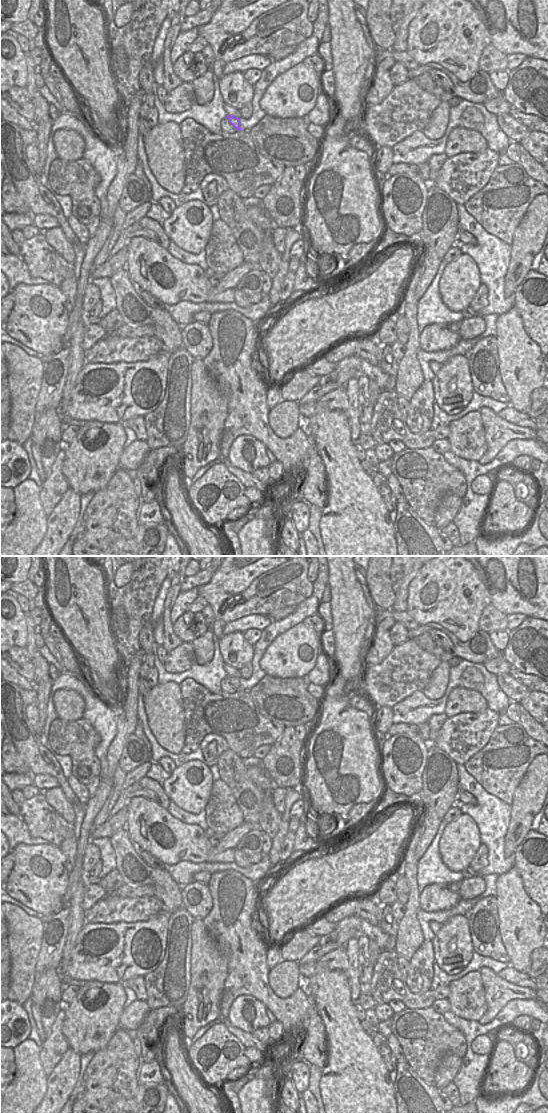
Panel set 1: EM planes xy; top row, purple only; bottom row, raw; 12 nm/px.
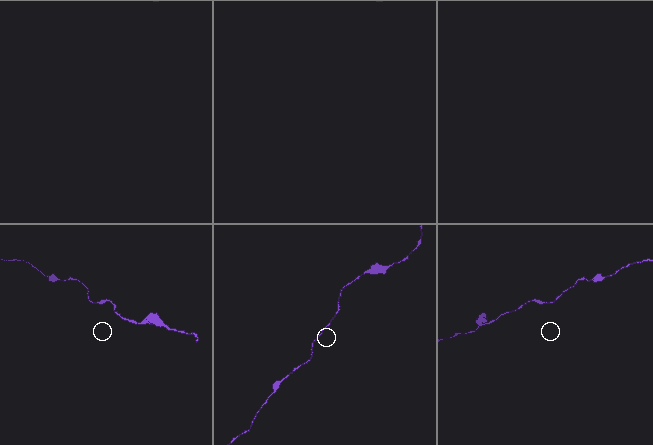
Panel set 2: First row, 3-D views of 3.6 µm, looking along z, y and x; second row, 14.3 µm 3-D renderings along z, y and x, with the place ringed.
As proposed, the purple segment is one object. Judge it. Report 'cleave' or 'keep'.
keep

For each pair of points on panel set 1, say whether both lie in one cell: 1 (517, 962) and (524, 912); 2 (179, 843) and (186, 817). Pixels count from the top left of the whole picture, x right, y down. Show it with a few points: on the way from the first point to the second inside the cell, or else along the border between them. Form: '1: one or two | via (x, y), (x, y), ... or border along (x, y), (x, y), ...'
1: one | via (519, 950), (523, 924)
2: two | border along (167, 809), (181, 821), (197, 824), (203, 830)

